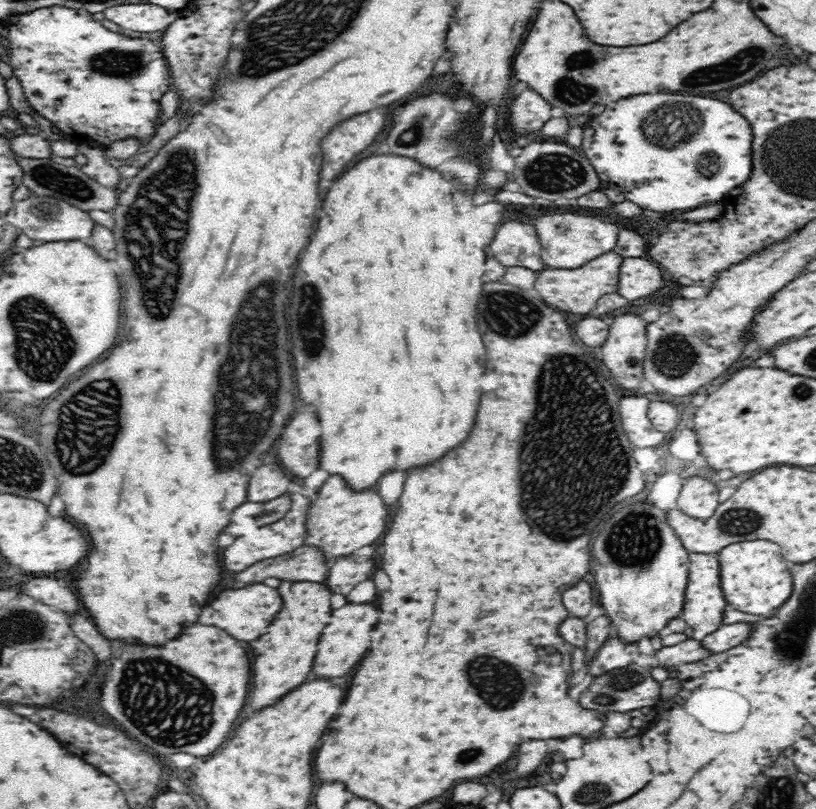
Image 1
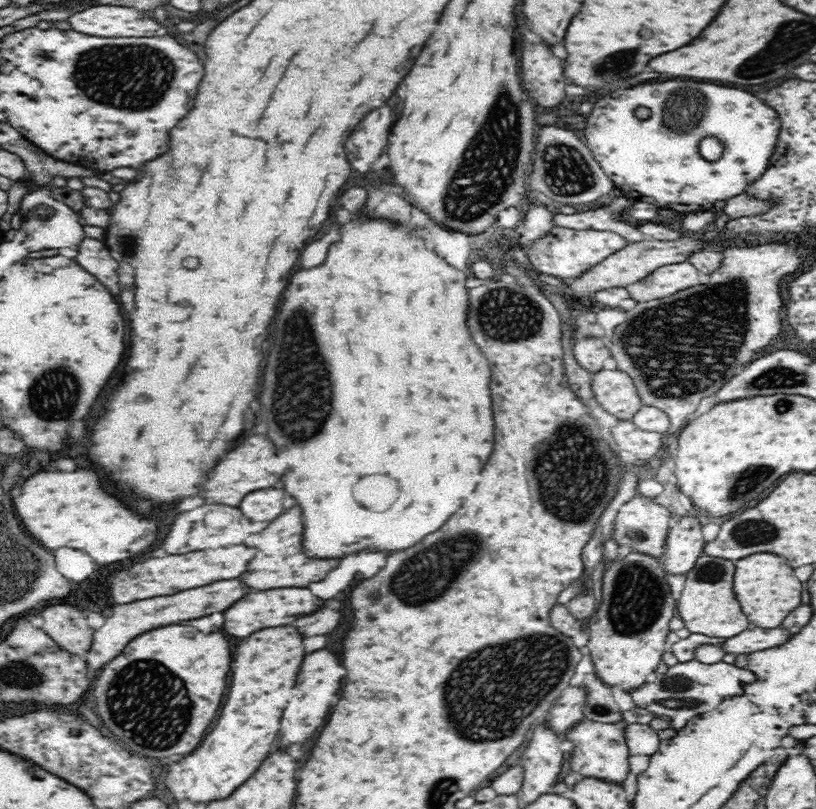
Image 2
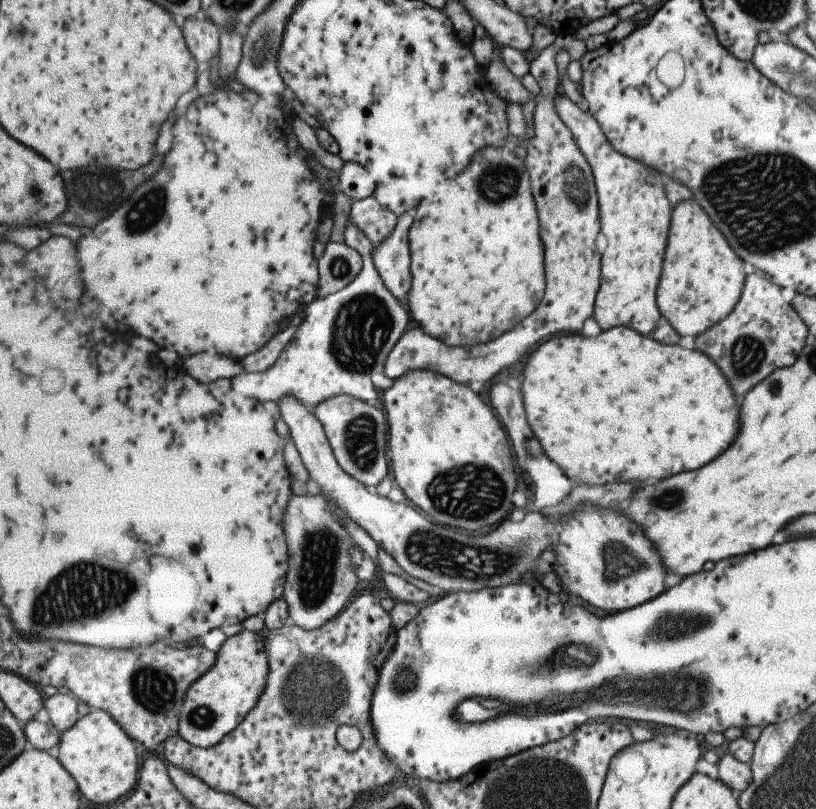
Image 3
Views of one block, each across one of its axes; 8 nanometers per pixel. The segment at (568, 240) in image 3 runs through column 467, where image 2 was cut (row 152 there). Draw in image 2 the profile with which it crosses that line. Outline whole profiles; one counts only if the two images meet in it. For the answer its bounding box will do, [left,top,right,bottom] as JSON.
[346,106,396,172]

